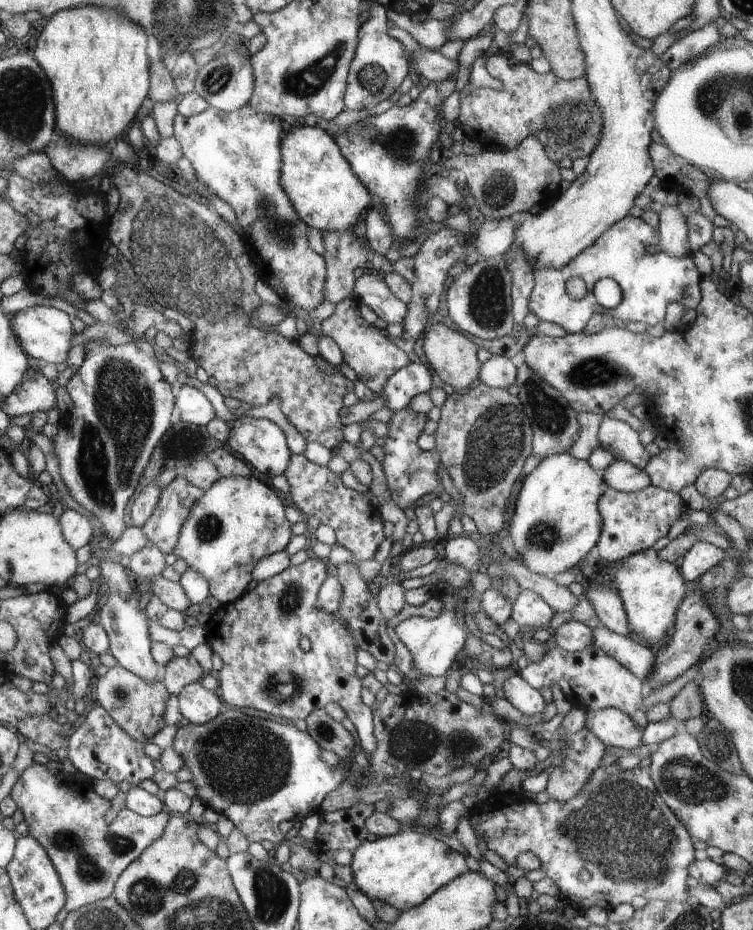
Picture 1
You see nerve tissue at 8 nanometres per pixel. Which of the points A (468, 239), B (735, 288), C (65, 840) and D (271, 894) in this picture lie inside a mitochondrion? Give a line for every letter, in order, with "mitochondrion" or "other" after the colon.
A: other
B: other
C: mitochondrion
D: mitochondrion

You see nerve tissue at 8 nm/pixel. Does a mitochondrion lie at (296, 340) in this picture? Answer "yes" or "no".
no

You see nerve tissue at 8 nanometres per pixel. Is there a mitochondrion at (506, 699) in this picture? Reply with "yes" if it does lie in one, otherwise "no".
no

